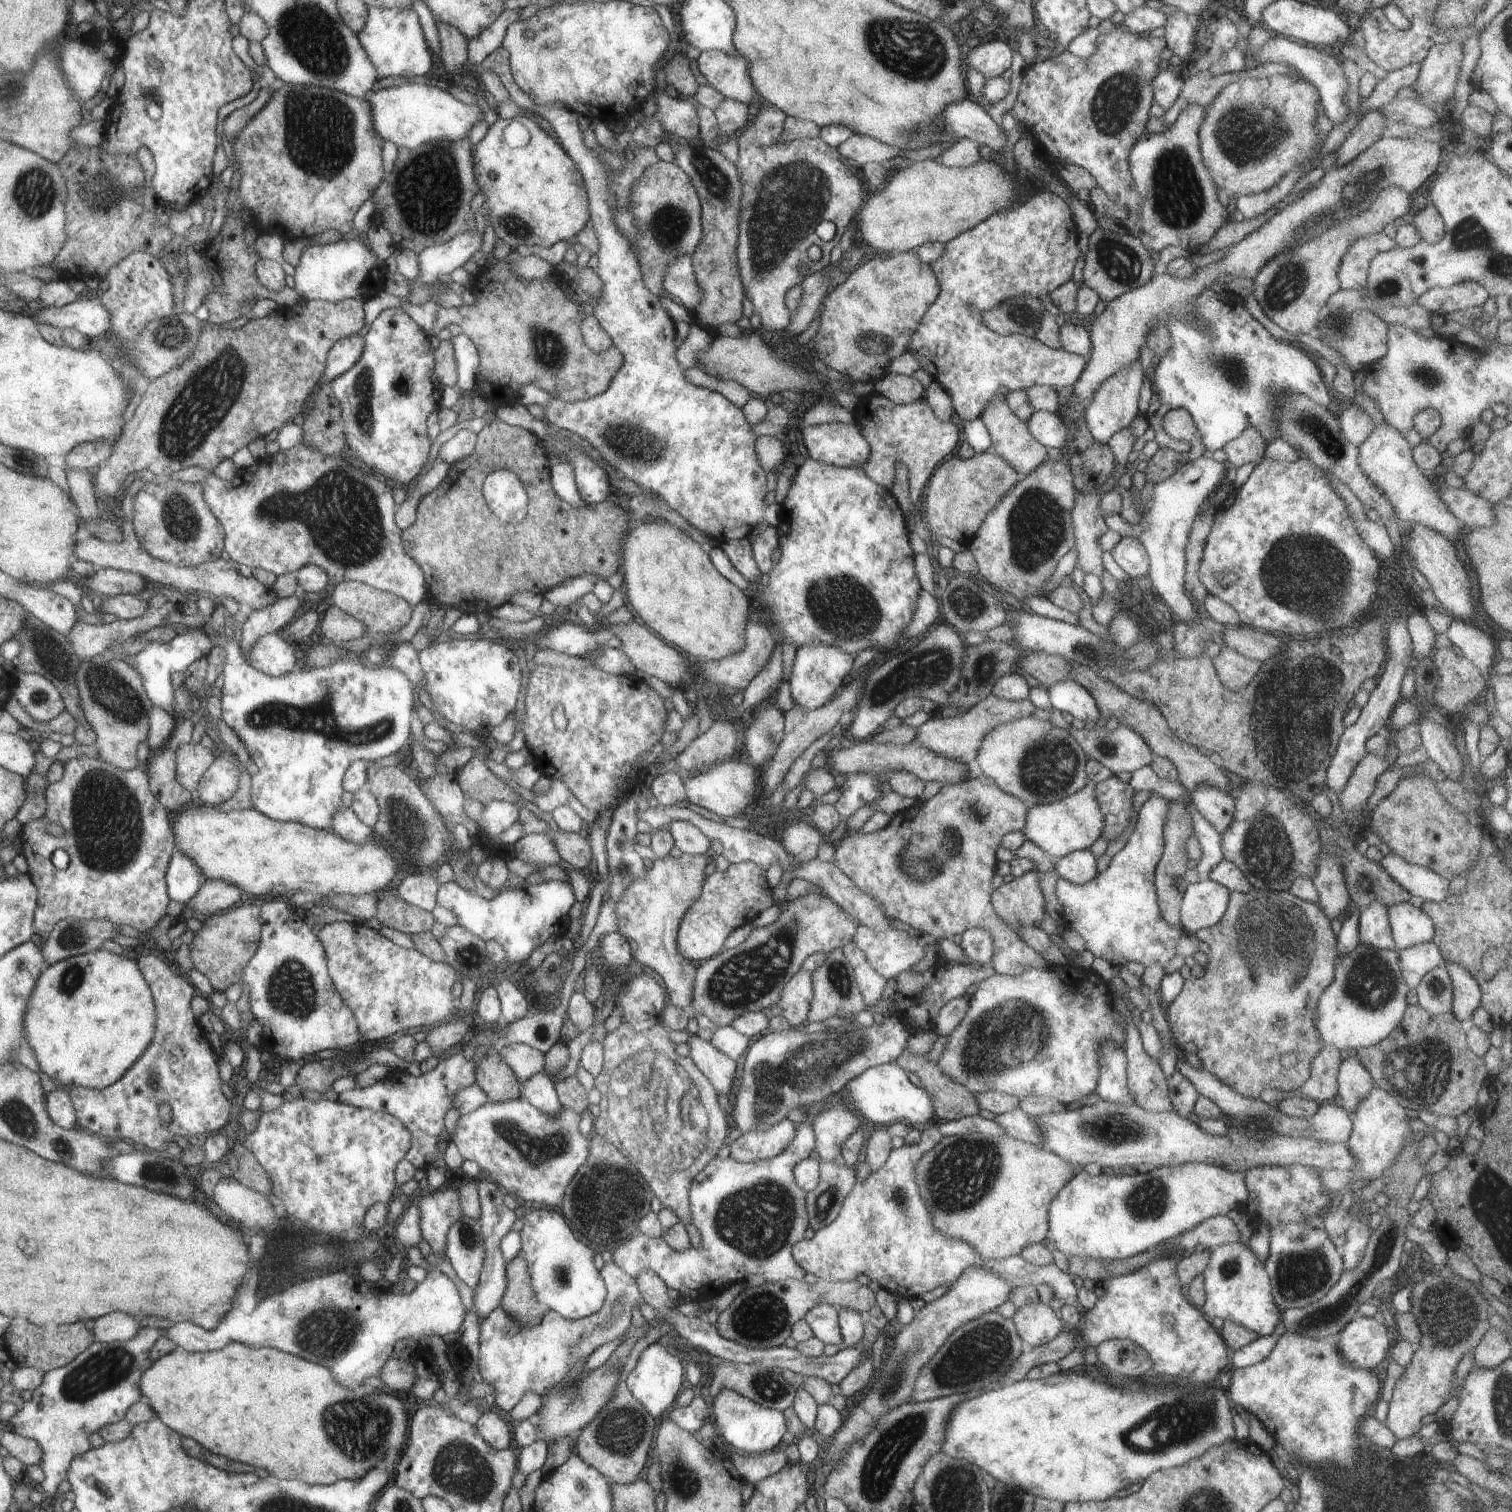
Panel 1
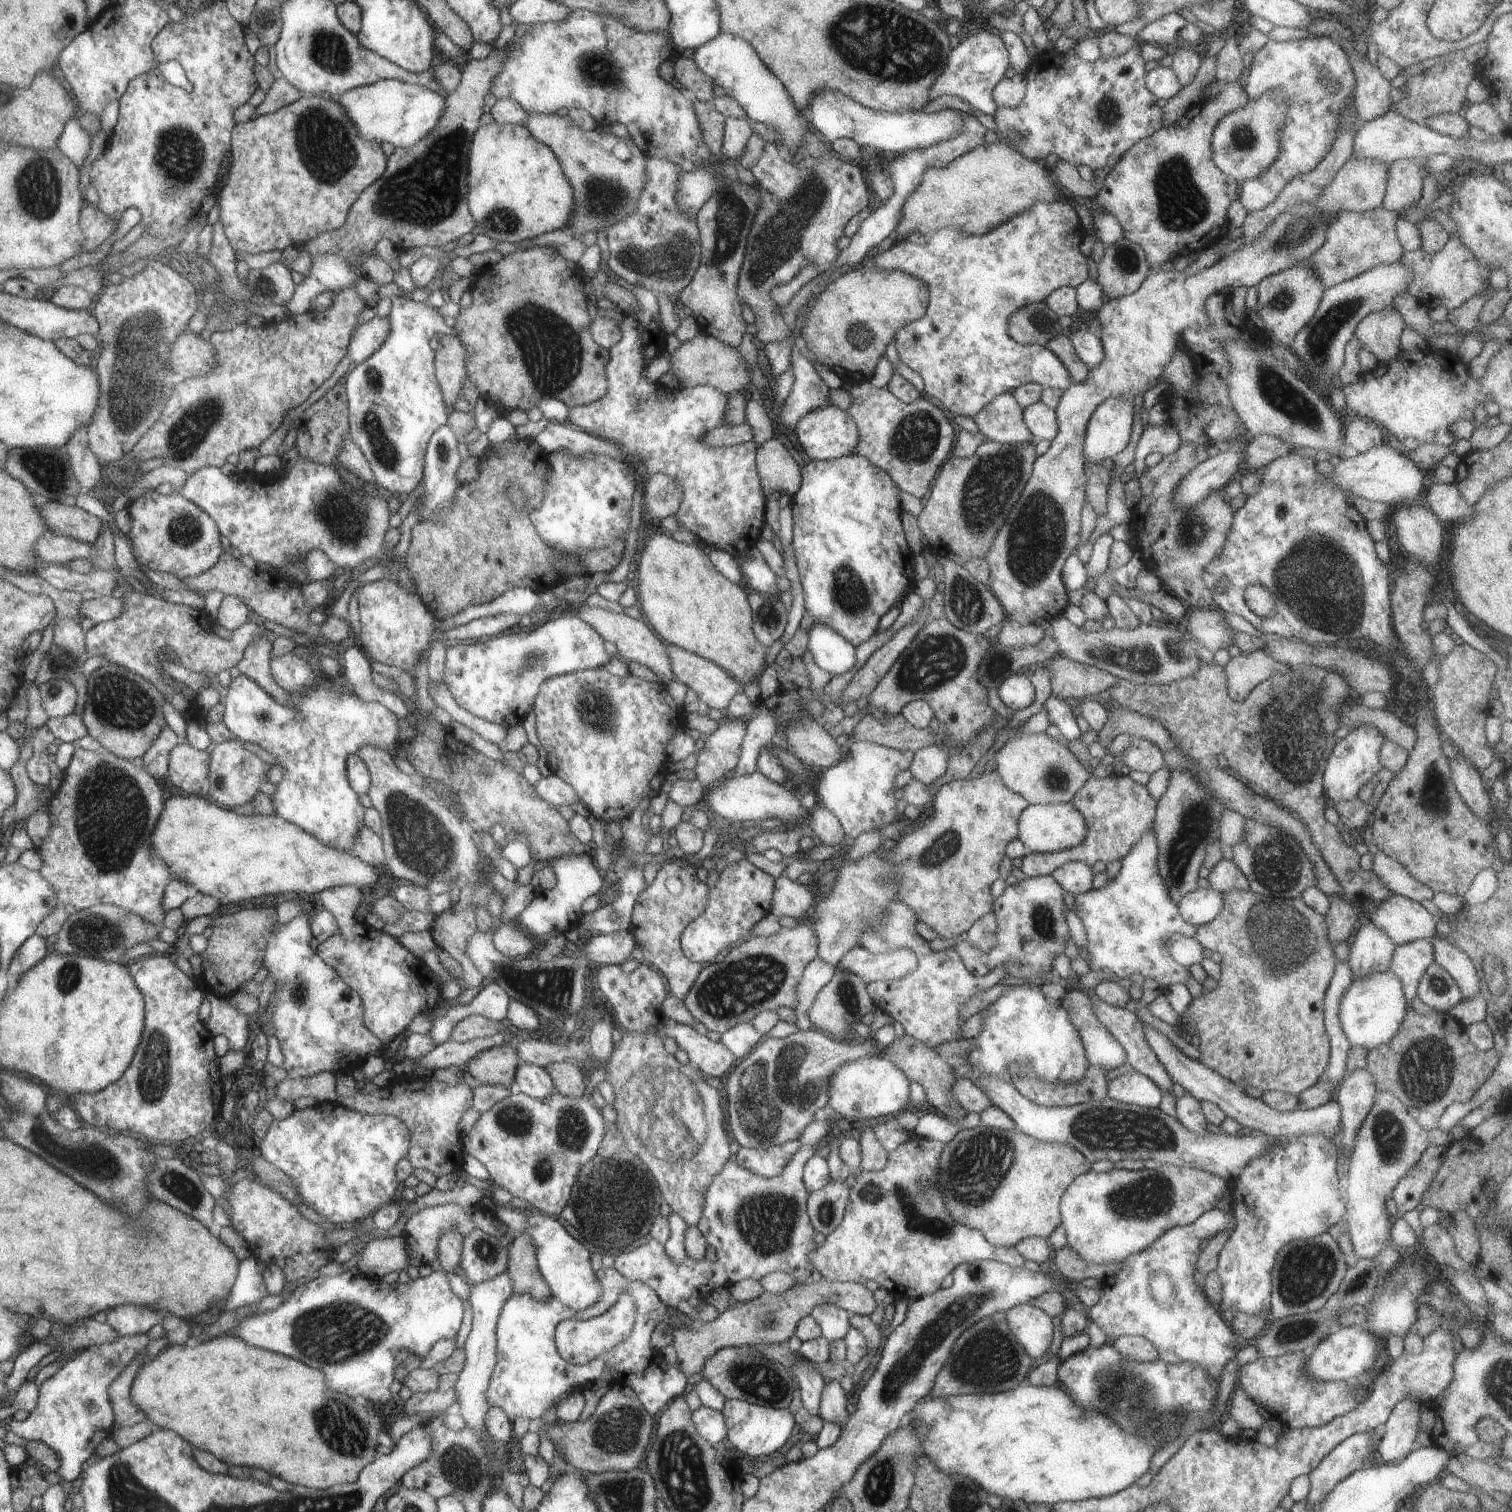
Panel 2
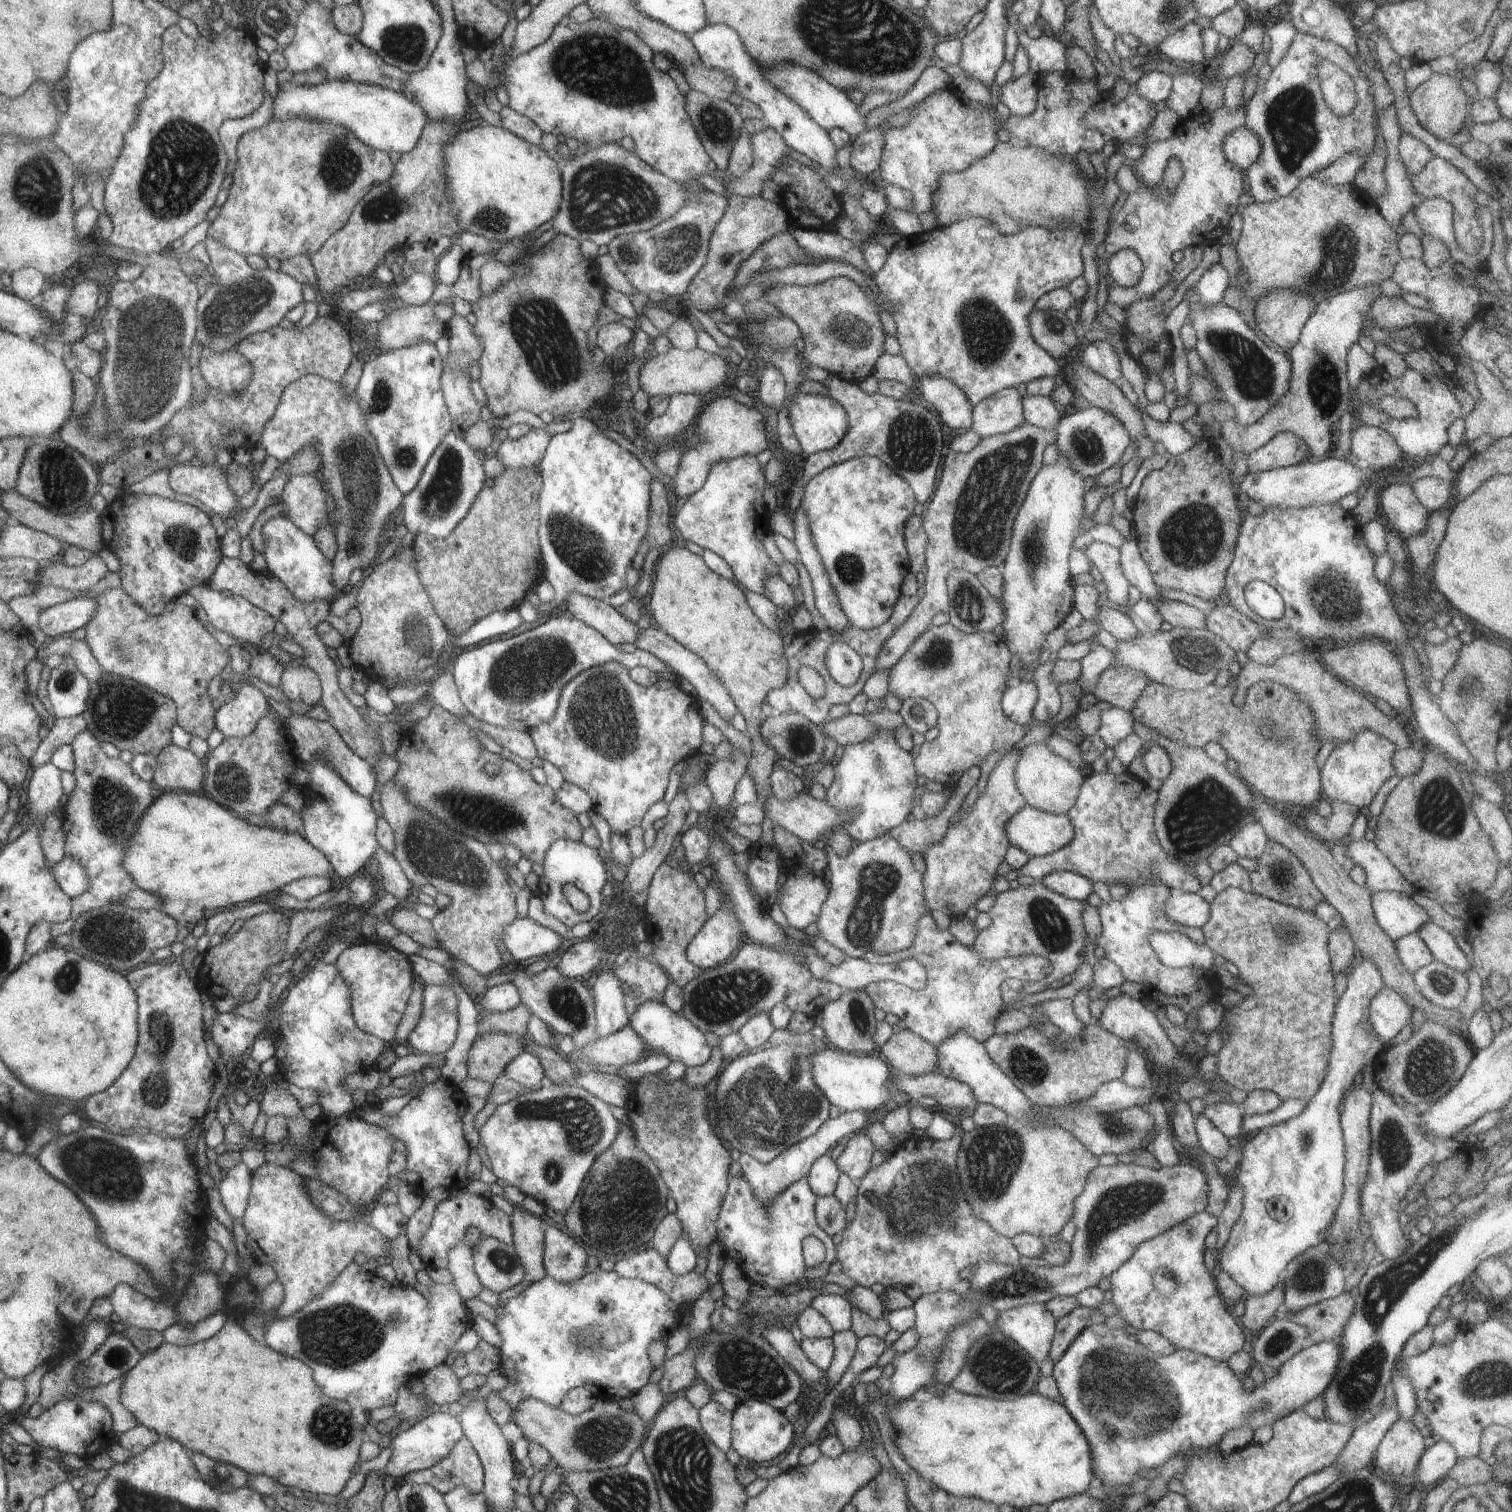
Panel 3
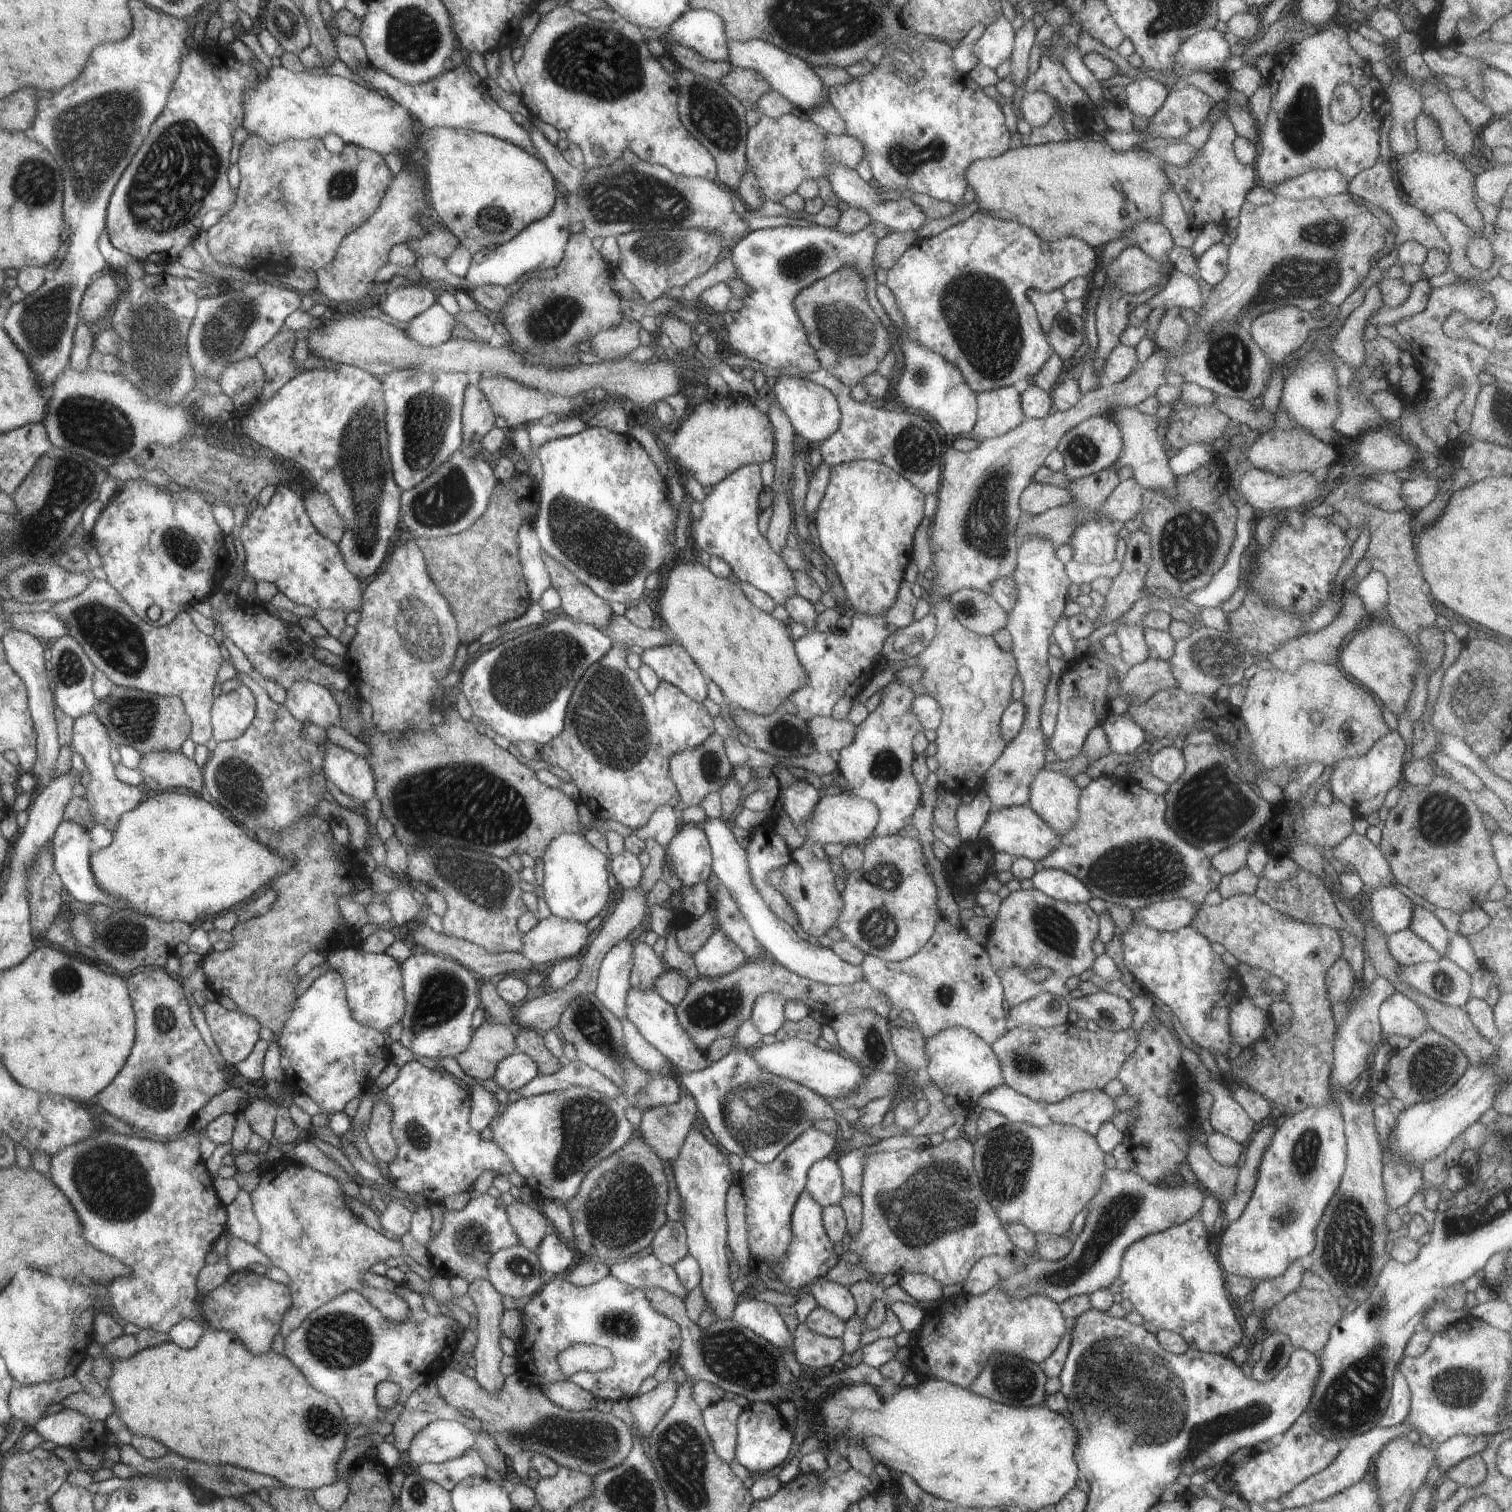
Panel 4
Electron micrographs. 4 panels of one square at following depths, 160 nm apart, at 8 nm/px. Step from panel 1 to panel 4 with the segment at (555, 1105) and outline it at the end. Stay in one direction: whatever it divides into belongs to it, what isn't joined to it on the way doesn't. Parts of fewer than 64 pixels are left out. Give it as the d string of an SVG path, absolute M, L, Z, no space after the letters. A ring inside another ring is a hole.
M515 1052L501 1060L493 1079L509 1093L518 1091L538 1074L537 1064L527 1054Z

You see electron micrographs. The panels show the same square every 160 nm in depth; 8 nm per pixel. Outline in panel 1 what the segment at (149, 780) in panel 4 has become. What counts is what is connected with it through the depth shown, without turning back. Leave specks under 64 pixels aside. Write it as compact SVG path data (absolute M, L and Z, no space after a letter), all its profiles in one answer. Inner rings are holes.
M200 743L183 744L178 748L177 780L190 792L197 790L202 775L214 762L214 754Z

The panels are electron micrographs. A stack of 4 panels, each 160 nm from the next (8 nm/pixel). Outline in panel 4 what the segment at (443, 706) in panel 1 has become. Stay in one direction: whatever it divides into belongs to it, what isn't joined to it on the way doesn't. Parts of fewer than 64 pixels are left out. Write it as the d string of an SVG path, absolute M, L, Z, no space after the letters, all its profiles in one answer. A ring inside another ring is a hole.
M562 616L562 618L550 622L548 626L540 626L502 642L495 648L484 652L482 656L478 656L462 671L457 689L467 698L473 716L481 727L491 728L496 734L504 736L511 743L534 741L545 745L560 736L560 732L564 730L568 702L570 702L570 696L573 696L581 676L590 666L608 654L613 646L613 640L598 626ZM680 643L644 649L638 663L650 666L660 680L677 685L695 701L708 697L709 680Z

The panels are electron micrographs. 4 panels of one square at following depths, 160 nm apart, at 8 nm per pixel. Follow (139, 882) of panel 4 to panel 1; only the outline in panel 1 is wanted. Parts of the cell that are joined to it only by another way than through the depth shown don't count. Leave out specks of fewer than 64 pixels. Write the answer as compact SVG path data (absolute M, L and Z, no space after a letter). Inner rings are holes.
M212 805L186 807L182 813L173 815L170 824L177 838L176 852L180 850L182 855L193 860L206 878L200 890L186 903L188 908L193 908L206 917L218 910L240 904L243 895L253 897L272 892L279 898L292 890L324 896L331 896L333 893L354 896L378 894L386 884L390 884L398 870L390 849L375 836L370 837L363 845L357 845L334 832L292 821L275 821L254 808L226 812Z

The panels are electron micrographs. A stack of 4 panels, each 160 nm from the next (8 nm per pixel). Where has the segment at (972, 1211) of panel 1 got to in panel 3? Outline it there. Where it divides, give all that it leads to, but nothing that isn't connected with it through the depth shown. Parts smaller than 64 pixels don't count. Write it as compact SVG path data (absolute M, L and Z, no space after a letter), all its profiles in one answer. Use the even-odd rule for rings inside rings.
M1010 1116L1006 1124L975 1127L970 1132L961 1132L961 1135L962 1146L957 1158L960 1189L976 1216L986 1221L995 1233L1009 1239L1020 1233L1057 1238L1064 1225L1073 1219L1074 1201L1082 1194L1087 1176L1100 1166L1098 1157L1062 1127L1033 1127Z

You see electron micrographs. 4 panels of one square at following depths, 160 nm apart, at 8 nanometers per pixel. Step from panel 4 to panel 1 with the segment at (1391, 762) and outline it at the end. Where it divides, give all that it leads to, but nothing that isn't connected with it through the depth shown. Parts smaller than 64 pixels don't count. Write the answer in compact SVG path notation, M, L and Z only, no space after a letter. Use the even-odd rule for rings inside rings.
M1404 614L1395 615L1389 623L1387 634L1387 661L1384 665L1384 673L1377 679L1377 687L1370 692L1370 698L1366 706L1361 708L1361 714L1357 722L1344 729L1339 743L1327 768L1325 784L1334 792L1341 793L1348 784L1349 778L1353 775L1354 769L1359 762L1369 753L1366 748L1366 741L1379 733L1384 733L1390 724L1391 714L1397 702L1402 700L1401 684L1405 675L1412 653L1412 639L1407 629L1407 619Z

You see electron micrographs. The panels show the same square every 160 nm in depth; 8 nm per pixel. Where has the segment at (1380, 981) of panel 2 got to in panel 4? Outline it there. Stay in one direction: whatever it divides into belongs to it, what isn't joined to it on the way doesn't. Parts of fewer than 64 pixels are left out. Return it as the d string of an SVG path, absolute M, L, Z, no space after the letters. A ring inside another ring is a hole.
M1398 991L1381 1004L1379 1021L1384 1037L1398 1034L1414 1040L1430 1028L1422 1008Z

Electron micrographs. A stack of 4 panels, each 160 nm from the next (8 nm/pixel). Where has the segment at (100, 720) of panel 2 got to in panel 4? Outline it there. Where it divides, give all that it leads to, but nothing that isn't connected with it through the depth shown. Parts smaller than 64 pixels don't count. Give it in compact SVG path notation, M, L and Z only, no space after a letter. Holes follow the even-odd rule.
M115 686L111 695L100 701L96 714L105 724L116 746L132 746L142 755L152 751L180 753L186 740L190 739L191 720L184 701L178 697L163 697Z

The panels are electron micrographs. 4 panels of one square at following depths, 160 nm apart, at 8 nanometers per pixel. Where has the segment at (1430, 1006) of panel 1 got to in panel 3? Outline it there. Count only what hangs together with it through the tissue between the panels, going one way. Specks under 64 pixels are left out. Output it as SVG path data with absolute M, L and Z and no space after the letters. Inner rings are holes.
M1434 959L1413 974L1418 992L1432 1004L1448 1010L1458 1009L1469 993L1466 974Z

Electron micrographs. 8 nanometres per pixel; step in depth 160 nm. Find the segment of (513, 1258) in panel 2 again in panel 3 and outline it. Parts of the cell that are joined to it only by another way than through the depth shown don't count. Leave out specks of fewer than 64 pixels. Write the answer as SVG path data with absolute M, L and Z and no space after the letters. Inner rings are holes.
M515 1206L511 1218L513 1245L525 1268L525 1278L536 1282L548 1274L544 1265L545 1232L548 1221L521 1206Z

